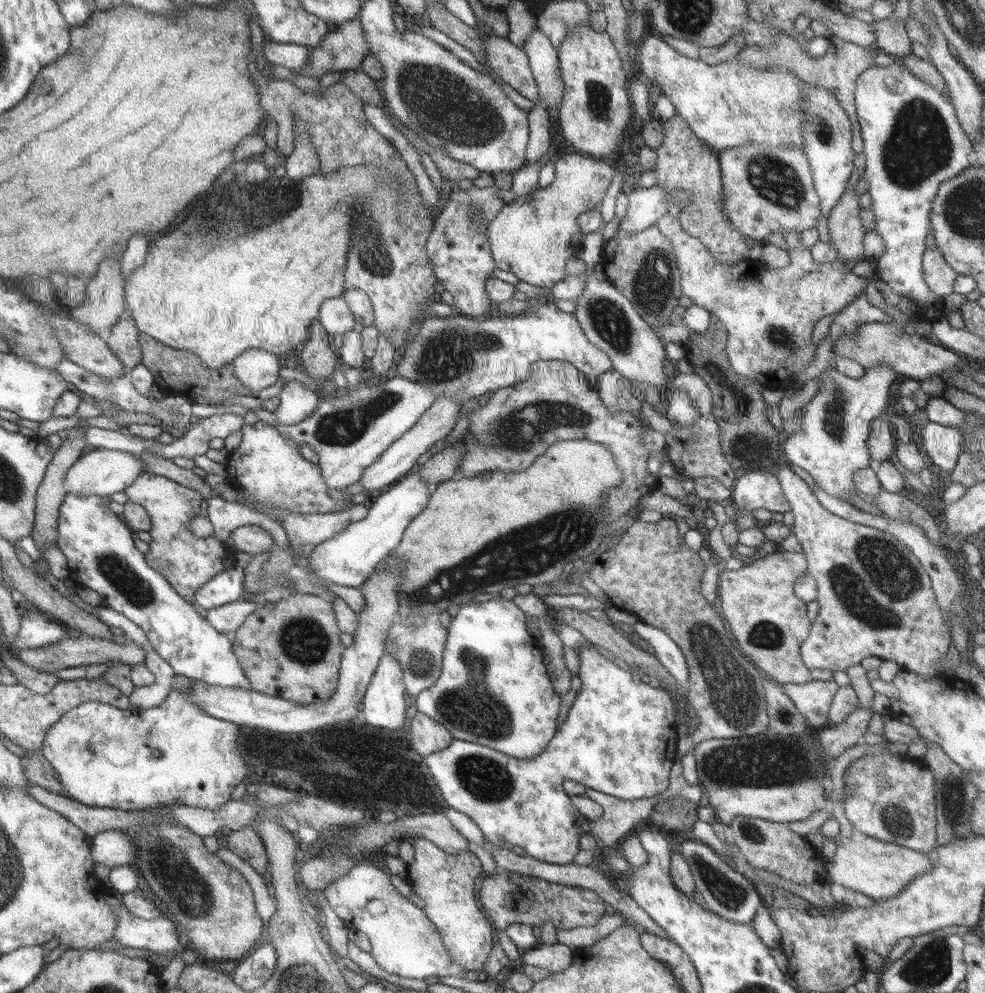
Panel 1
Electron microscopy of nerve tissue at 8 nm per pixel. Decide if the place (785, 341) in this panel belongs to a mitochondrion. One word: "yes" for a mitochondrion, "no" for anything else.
yes

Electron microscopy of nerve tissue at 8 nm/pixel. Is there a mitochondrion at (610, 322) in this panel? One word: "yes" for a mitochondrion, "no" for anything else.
yes

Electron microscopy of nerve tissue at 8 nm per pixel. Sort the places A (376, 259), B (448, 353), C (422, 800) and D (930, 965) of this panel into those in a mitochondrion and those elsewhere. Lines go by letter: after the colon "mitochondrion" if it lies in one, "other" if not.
A: mitochondrion
B: mitochondrion
C: other
D: mitochondrion

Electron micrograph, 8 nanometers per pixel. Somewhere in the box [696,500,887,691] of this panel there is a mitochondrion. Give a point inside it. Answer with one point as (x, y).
(766, 635)

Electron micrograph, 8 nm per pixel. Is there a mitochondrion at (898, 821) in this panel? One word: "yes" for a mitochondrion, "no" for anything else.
yes

